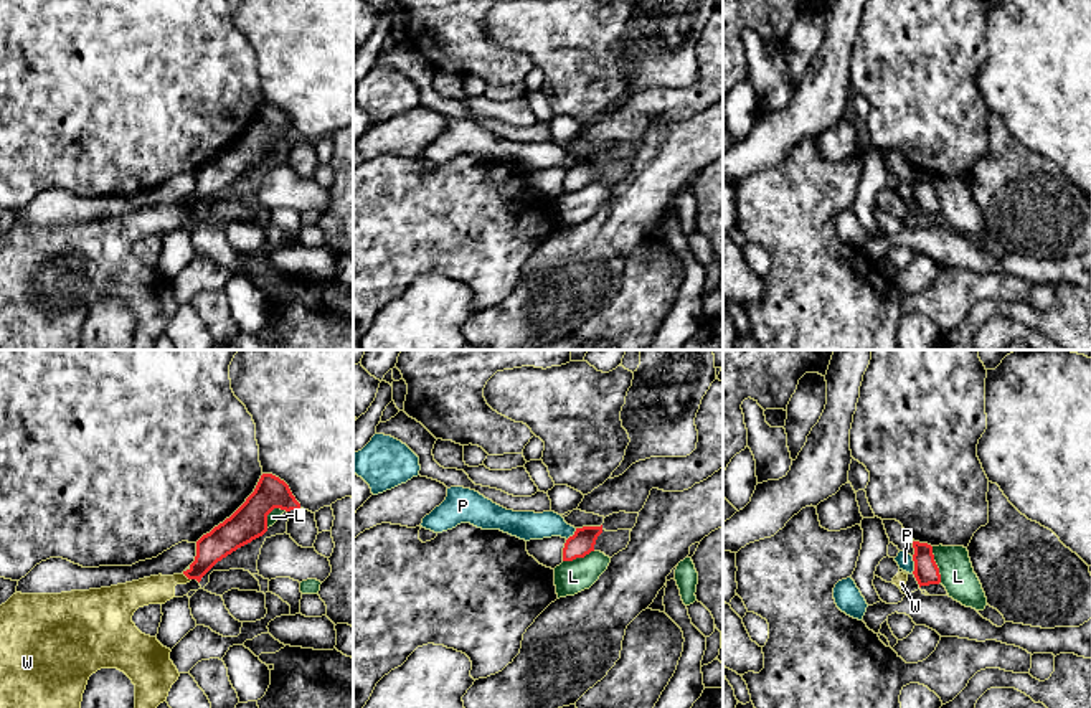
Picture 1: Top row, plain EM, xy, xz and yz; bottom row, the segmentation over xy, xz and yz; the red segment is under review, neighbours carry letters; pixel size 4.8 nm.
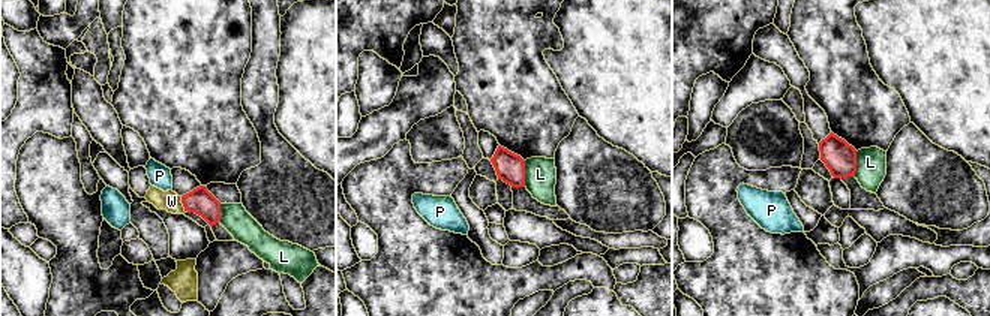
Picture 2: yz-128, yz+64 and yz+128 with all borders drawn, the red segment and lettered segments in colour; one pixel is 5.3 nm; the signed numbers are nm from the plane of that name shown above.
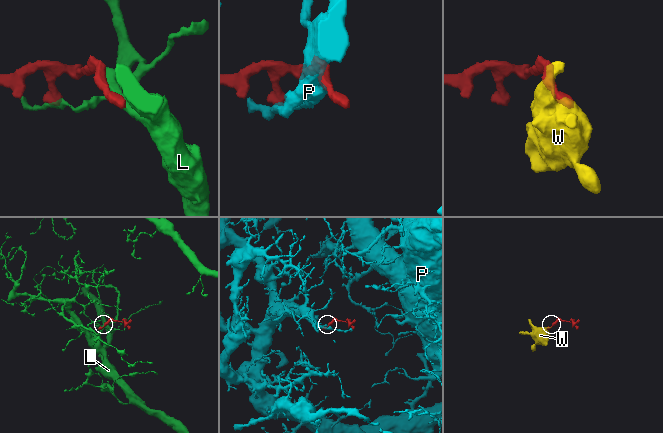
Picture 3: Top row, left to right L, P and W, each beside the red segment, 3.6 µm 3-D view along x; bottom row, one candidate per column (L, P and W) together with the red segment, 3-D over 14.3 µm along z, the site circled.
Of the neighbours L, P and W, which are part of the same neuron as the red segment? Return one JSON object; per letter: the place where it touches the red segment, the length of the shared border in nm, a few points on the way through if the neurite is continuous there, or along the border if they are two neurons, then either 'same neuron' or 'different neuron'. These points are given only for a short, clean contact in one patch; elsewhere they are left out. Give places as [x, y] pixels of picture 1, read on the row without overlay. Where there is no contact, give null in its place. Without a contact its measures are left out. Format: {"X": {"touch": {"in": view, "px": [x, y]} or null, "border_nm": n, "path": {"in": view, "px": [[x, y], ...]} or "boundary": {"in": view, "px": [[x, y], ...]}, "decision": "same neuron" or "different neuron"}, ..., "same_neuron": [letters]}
{"L": {"touch": {"in": "yz", "px": [936, 195]}, "border_nm": 180, "decision": "different neuron"}, "P": {"touch": {"in": "yz", "px": [915, 195]}, "border_nm": 90, "path": {"in": "yz", "px": [[926, 202], [915, 195], [905, 192]]}, "decision": "same neuron"}, "W": {"touch": {"in": "xy", "px": [187, 207]}, "border_nm": 60, "boundary": {"in": "xy", "px": [[182, 203], [190, 210]]}, "decision": "different neuron"}, "same_neuron": ["P"]}

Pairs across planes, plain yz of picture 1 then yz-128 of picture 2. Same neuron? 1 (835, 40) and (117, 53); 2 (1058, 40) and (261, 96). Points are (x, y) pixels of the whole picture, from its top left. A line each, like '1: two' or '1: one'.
1: two
2: two

